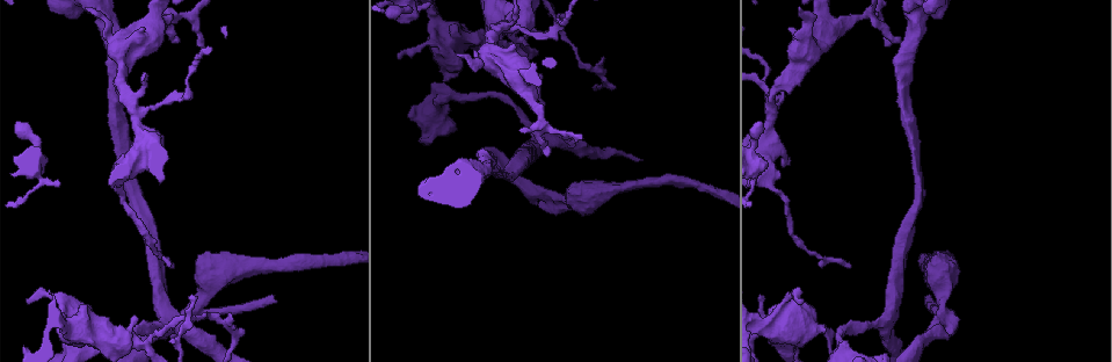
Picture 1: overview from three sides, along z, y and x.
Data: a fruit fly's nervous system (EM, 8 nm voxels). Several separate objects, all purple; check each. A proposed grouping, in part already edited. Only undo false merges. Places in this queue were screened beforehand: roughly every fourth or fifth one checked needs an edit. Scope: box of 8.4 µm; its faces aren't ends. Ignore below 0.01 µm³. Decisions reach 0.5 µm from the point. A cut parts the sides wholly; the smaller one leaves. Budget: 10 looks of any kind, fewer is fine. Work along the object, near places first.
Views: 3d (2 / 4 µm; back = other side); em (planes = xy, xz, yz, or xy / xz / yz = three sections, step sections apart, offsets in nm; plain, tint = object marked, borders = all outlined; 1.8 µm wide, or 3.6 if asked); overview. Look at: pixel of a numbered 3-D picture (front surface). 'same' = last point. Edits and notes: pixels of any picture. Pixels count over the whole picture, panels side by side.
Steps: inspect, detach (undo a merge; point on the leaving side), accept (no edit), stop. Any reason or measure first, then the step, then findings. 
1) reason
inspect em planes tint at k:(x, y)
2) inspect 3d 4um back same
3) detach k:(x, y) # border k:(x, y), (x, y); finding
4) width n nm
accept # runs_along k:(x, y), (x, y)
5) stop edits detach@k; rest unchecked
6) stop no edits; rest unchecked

abrupt turn
inspect 3d 4um at 1:(501, 68)

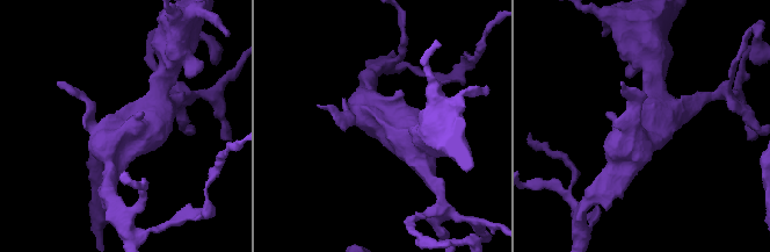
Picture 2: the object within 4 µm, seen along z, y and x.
arms 4; shape alone is not enough
inspect em 3.6um yz step 4 plain at 2:(386, 122)

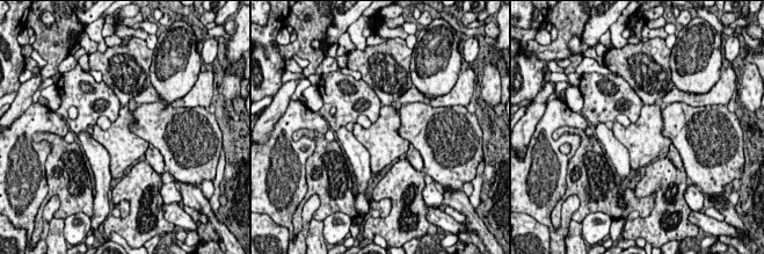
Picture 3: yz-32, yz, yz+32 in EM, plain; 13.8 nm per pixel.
inspect em 3.6um yz step 4 tint same

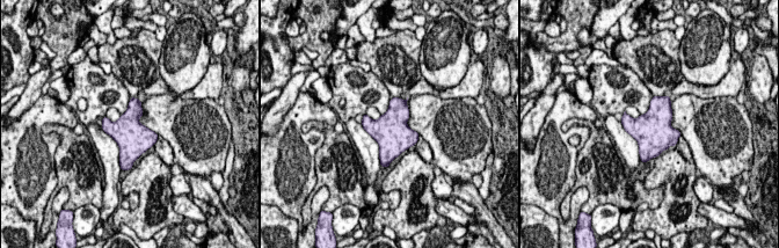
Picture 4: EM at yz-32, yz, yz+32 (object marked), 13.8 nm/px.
width 440 nm
accept # all the same neuron

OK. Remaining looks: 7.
arms part here
inspect 3d 2um back at 1:(182, 320)

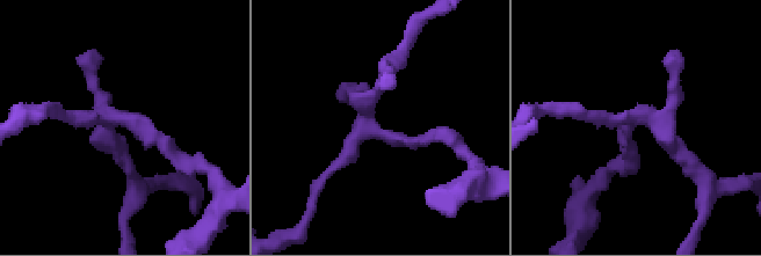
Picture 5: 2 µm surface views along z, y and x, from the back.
now the EM
inspect em 3.6um planes tint at 5:(373, 137)

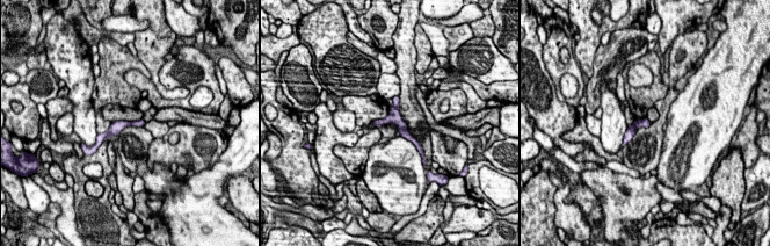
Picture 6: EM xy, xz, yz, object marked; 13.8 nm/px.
detach 6:(396, 100) # border 6:(392, 106), (397, 108); a second neuron is stuck on

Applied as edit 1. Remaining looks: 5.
three-way junction
inspect em 3.6um planes tint at 1:(200, 302)

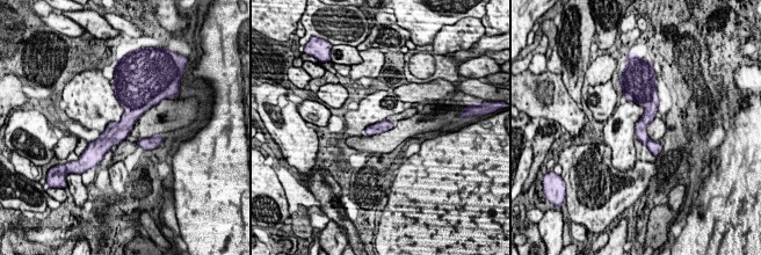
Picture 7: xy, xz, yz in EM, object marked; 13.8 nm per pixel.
accept # all the same neuron

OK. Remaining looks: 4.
four arms meet
inspect em xy step 16 plain at 1:(136, 110)

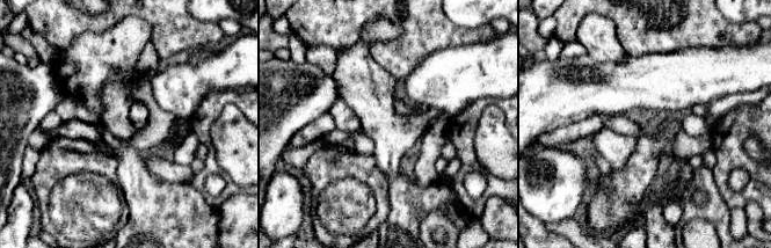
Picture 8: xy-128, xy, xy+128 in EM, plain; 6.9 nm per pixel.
inspect em xy step 16 tint same

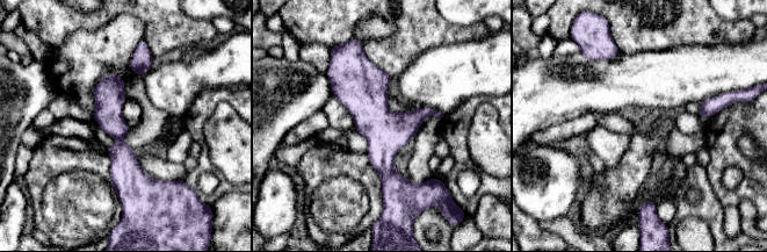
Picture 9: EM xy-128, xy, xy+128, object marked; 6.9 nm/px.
accept # runs_along 9:(361, 56), (388, 192); one neuron here

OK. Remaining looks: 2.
stop edits detach@6; rest unchecked

